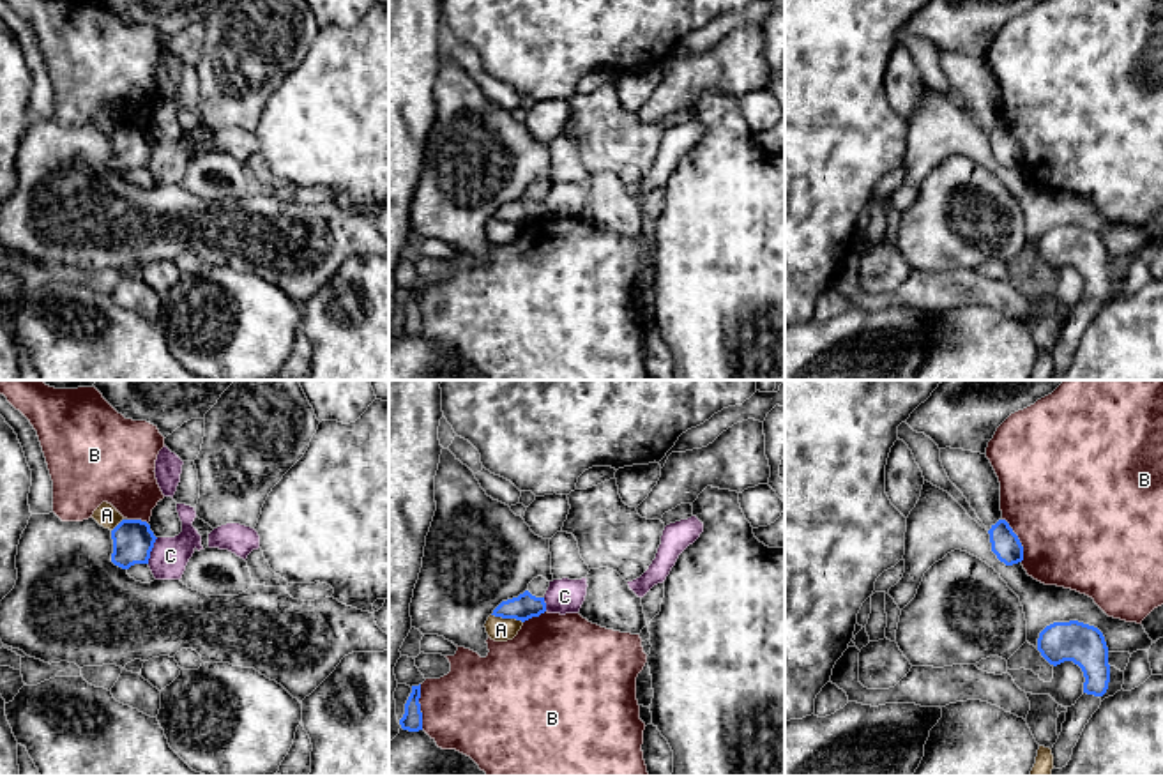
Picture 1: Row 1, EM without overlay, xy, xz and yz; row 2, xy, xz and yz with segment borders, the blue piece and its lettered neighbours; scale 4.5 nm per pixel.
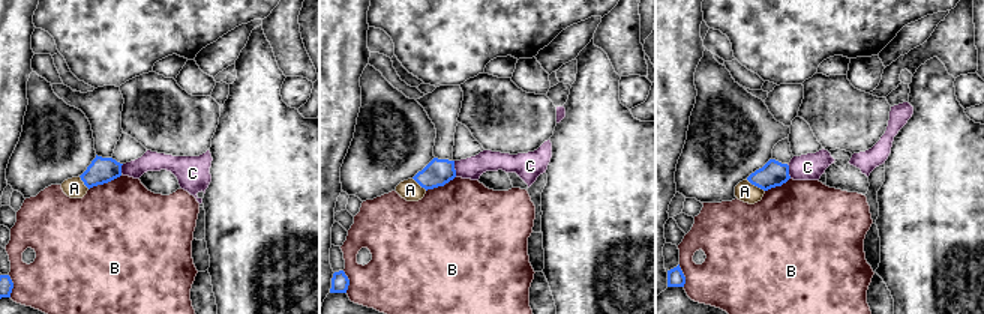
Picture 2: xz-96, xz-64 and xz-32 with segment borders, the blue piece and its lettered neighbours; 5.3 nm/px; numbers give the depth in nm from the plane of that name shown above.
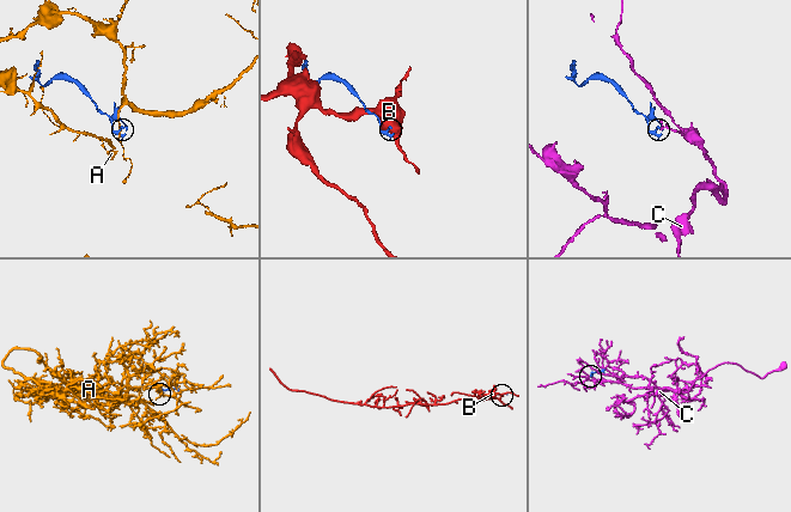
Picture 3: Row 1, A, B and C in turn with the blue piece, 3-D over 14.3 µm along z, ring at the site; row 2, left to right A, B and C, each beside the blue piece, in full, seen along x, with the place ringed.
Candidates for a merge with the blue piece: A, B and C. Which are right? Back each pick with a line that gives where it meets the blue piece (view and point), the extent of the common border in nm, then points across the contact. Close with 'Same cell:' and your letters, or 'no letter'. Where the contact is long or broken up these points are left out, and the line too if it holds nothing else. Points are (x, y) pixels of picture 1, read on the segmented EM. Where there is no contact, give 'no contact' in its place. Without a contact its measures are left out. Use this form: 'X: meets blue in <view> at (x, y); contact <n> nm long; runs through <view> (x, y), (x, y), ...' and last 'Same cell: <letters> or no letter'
Same cell: no letter

